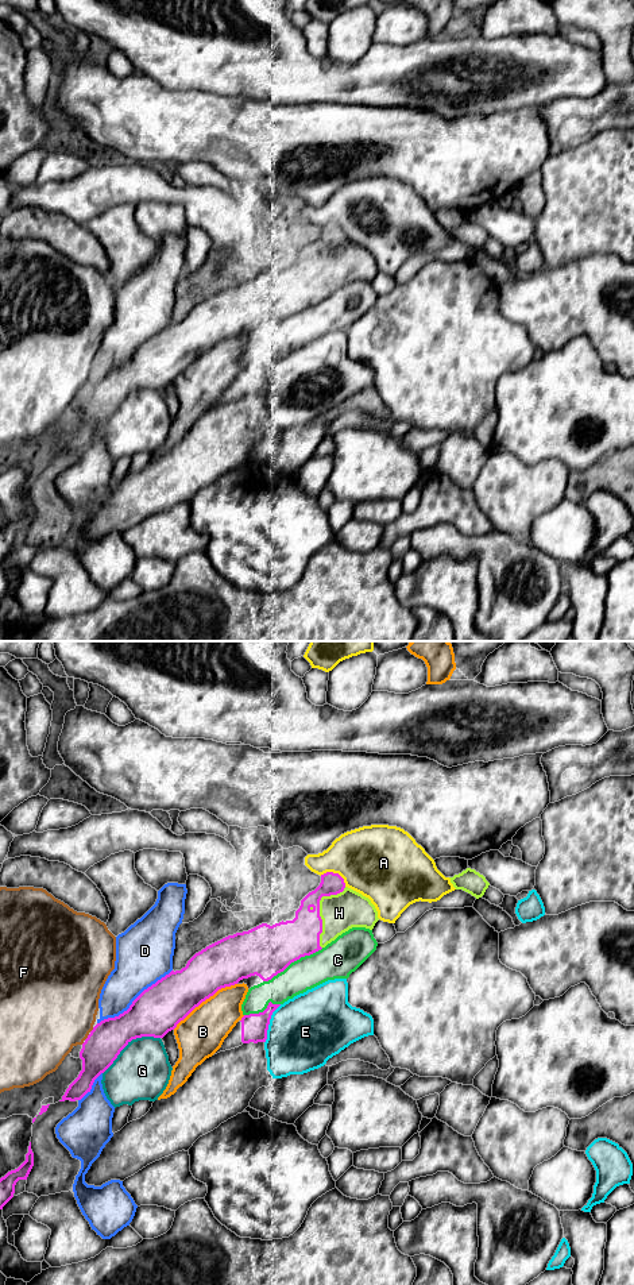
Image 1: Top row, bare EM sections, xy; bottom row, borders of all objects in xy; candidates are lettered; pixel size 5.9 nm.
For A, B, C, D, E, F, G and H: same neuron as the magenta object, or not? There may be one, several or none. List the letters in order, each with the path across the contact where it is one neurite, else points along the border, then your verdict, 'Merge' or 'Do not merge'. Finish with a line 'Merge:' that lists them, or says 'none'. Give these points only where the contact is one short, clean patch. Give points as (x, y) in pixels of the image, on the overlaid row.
A: Do not merge
B: Do not merge
C: Do not merge
D: Do not merge
E: Do not merge
F: Do not merge
G: Do not merge
H: Path across: xy (289, 941), (319, 911), (339, 913). Merge
Merge: H

